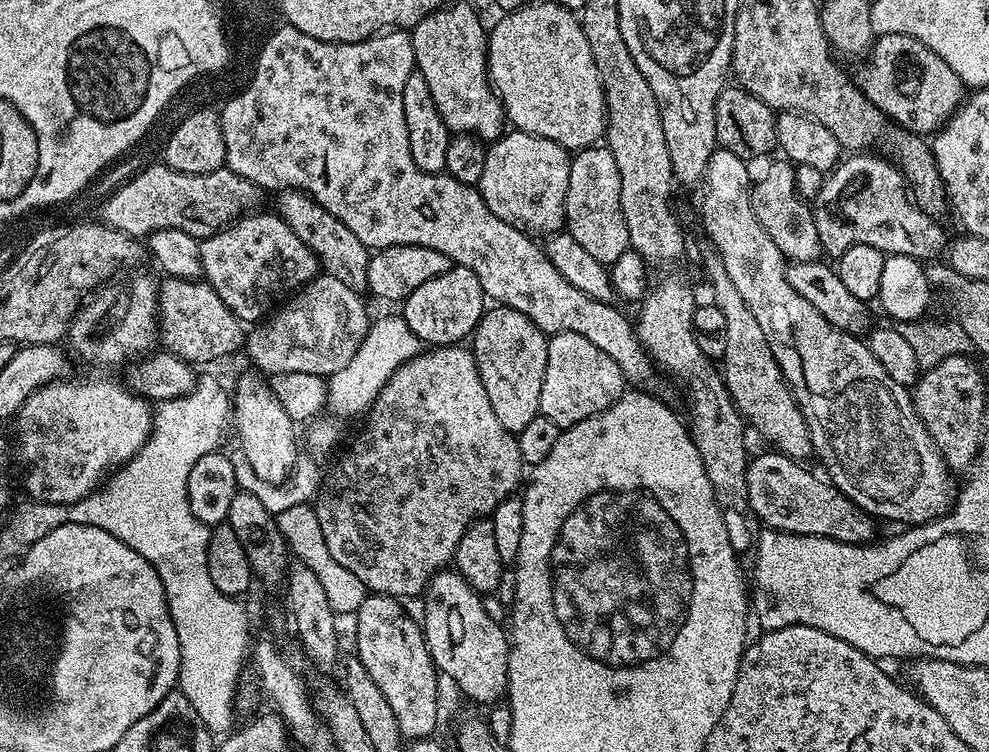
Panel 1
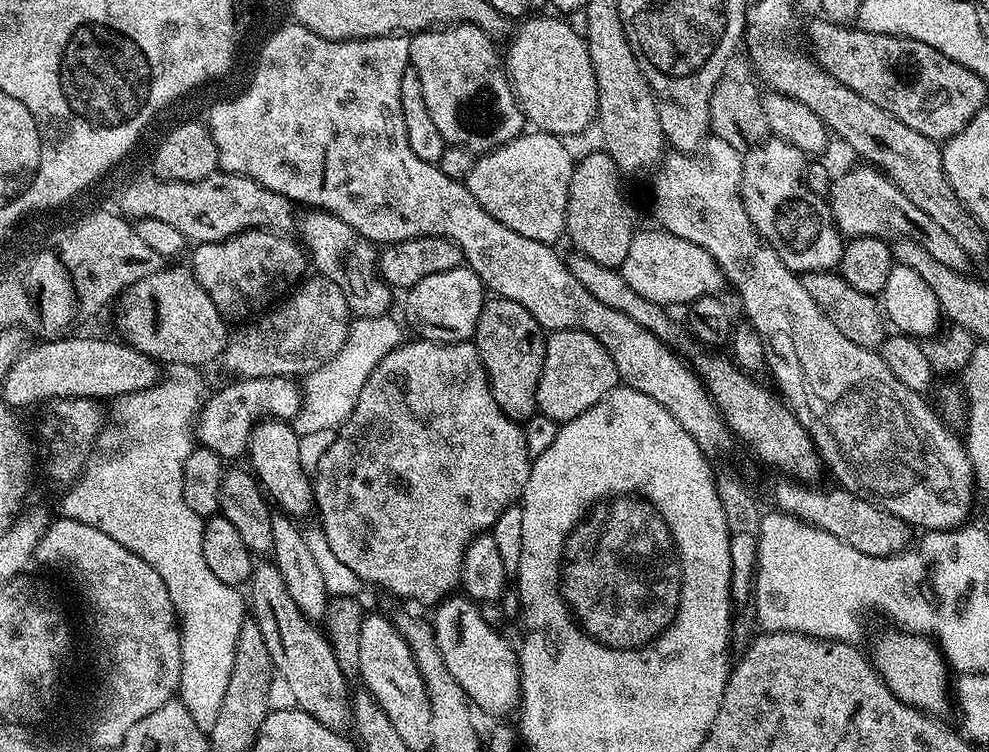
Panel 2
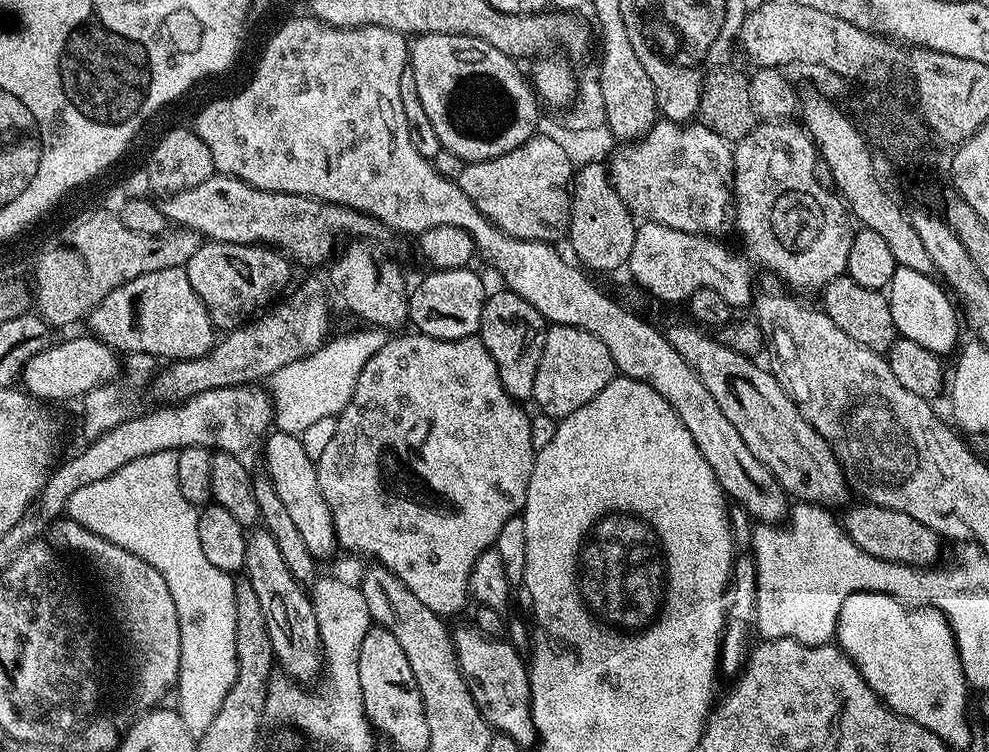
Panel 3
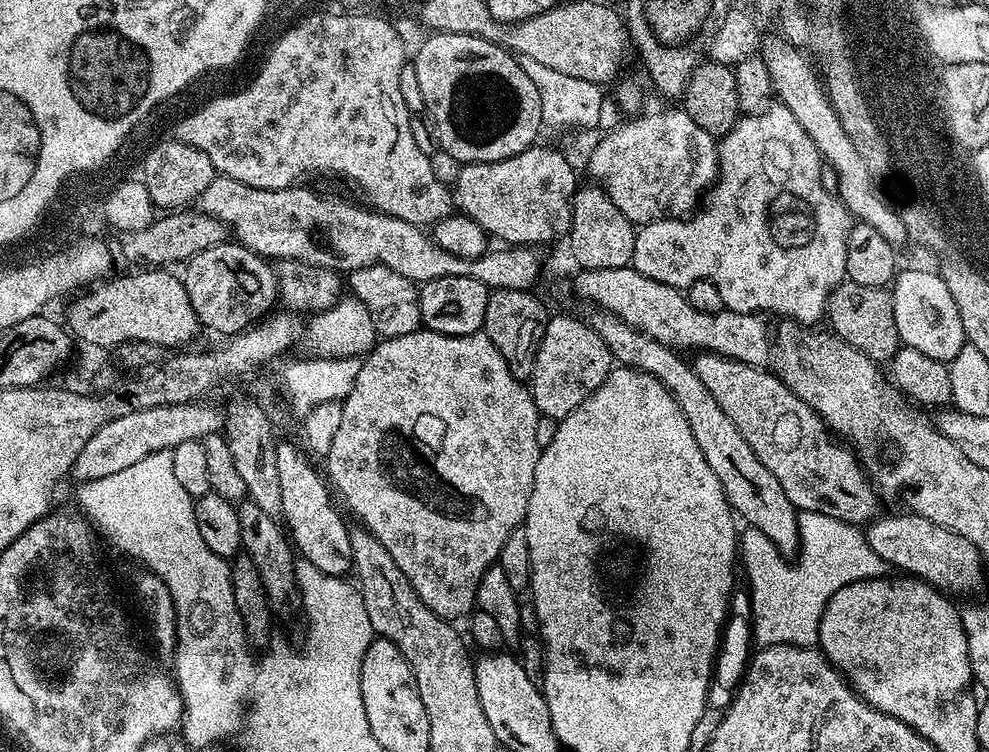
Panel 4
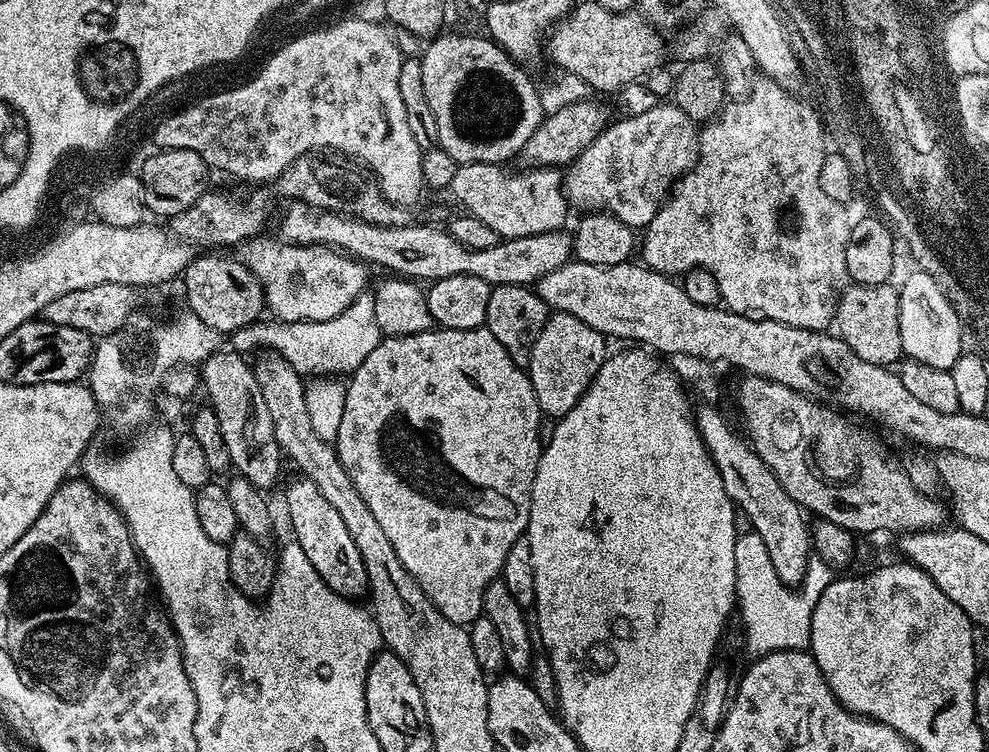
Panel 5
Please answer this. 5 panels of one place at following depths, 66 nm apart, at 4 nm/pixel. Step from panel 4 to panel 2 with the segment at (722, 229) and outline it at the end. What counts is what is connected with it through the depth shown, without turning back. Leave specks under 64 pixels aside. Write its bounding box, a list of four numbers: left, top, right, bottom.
[618,138,846,306]

